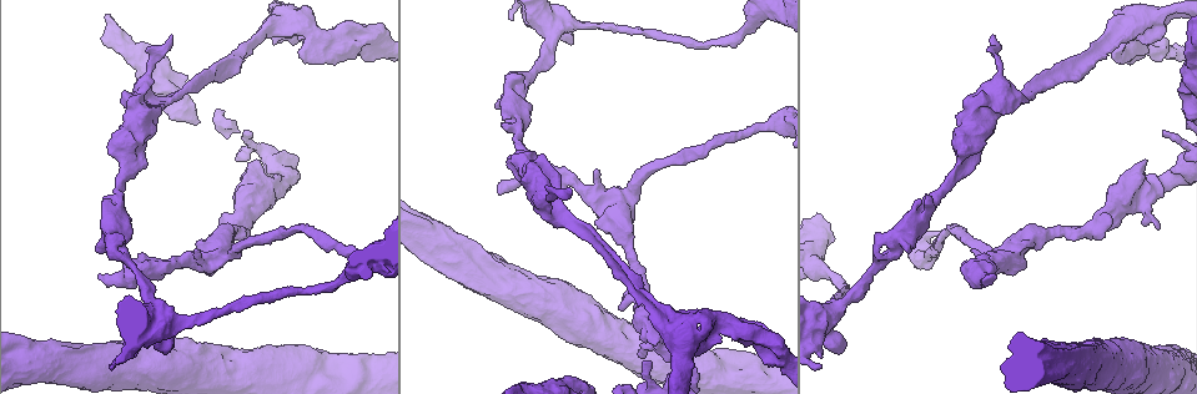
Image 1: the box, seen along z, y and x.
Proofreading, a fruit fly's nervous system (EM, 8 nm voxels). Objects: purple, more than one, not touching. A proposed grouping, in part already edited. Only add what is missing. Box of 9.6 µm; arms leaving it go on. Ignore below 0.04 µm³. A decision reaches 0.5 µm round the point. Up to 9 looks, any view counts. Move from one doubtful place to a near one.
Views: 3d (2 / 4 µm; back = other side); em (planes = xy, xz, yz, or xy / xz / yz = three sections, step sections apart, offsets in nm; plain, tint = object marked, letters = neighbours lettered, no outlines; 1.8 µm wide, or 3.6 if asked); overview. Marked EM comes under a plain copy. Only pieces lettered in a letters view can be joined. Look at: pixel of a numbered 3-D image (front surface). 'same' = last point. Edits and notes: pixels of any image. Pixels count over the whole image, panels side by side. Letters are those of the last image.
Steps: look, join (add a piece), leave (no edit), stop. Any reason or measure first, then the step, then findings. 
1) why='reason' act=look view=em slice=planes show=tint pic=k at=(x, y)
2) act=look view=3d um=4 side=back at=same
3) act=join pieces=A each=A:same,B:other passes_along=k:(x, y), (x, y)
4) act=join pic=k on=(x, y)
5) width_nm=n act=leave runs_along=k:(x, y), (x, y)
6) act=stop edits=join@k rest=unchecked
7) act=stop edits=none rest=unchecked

why='an open end' act=look view=em slice=yz step=16 show=letters pic=1 at=(992, 276)

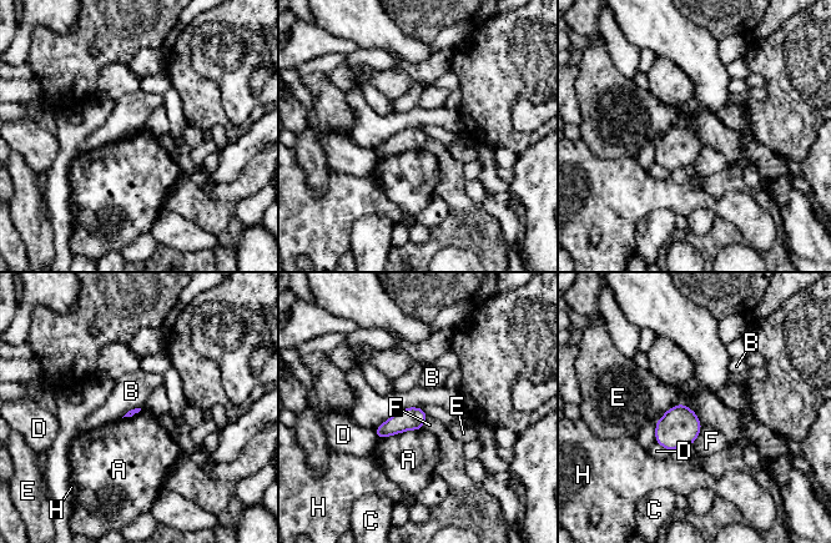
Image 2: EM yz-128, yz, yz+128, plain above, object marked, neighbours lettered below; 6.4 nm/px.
act=leave each=A:other,B:other,C:other,D:other,E:other,F:other,H:other border=2:(703, 427), (691, 445) found='none of them fits'

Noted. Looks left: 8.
why='three-way junction' act=look view=em slice=yz step=8 show=tint pic=1 at=(995, 105)

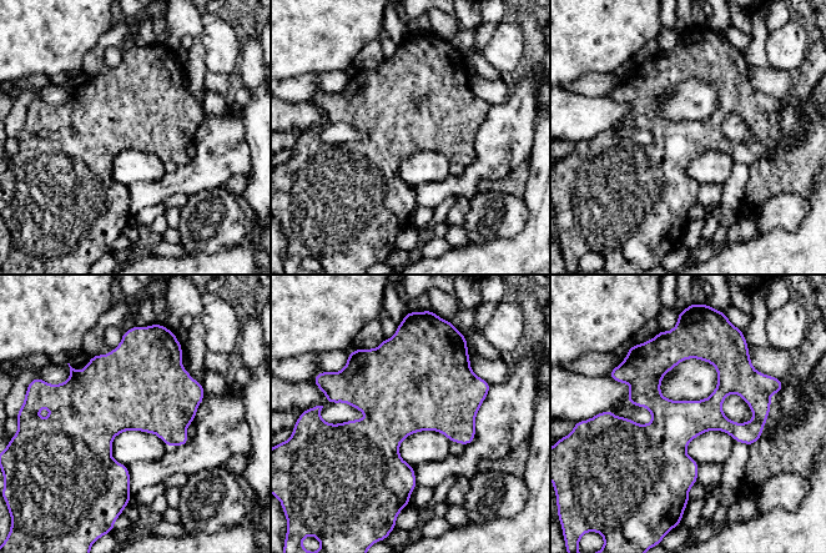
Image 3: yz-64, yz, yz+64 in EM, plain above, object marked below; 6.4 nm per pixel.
why='another direction' act=look view=em slice=planes show=tint at=same

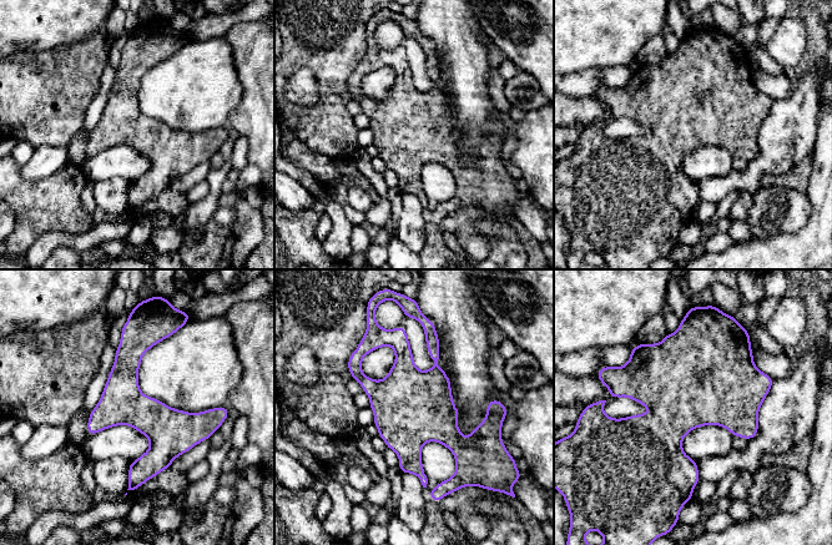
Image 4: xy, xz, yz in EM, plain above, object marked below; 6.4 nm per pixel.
act=look view=em slice=planes show=letters at=same

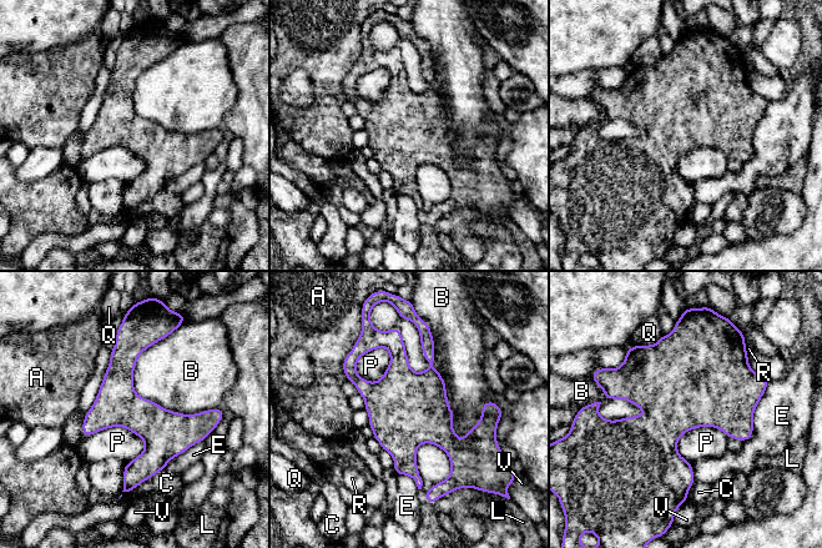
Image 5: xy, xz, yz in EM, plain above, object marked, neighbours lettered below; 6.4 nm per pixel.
act=leave each=A:other,B:other,C:other,E:other,L:other,P:other,Q:other,R:other,V:other runs_along=5:(124, 336), (124, 401), (151, 428), (131, 486) found='none of them fits'

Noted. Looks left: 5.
why='abrupt turn' act=look view=3d um=4 pic=1 at=(335, 41)

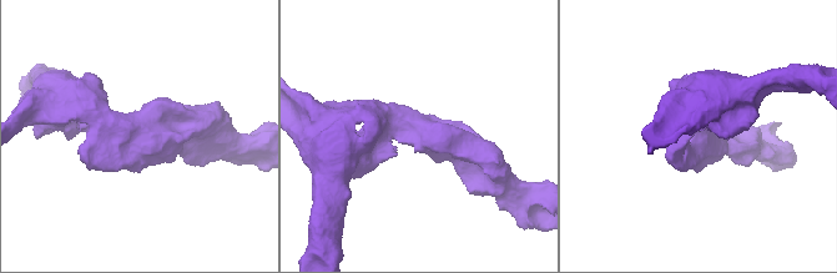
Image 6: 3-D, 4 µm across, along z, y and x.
why='need the tissue' act=look view=em um=3.6 slice=planes show=tint pic=6 at=(140, 135)

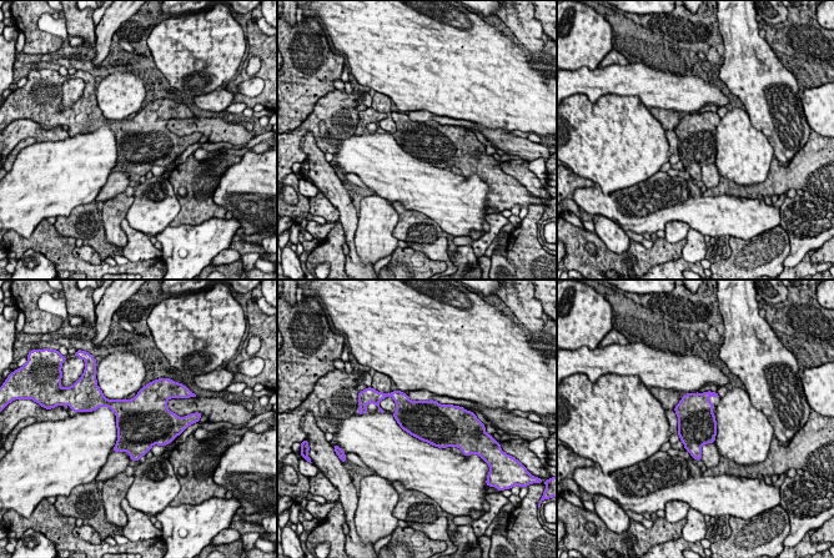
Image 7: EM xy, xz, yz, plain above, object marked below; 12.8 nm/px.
why='what lies round it' act=look view=em um=3.6 slice=planes show=letters at=same

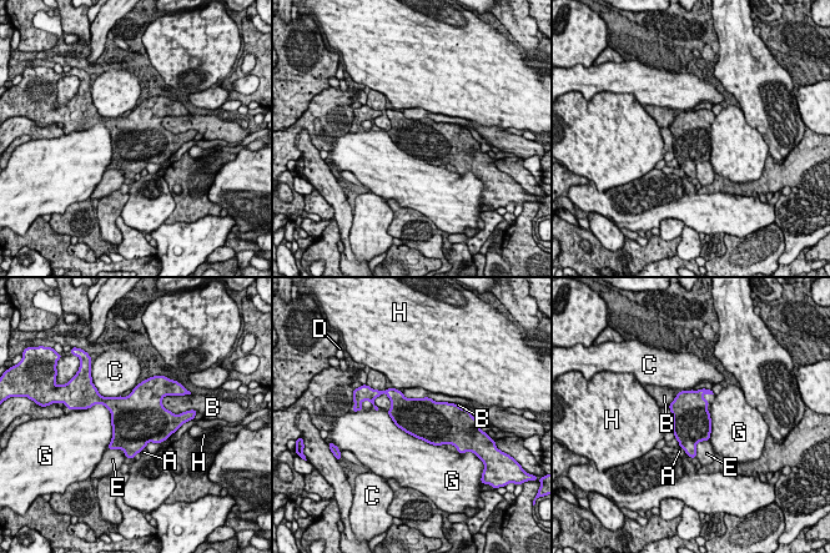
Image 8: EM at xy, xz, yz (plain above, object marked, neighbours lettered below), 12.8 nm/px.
act=leave each=A:other,B:other,C:other,D:other,E:other,G:other,H:other border=8:(386, 411), (406, 432), (441, 446) found='no lettered piece goes on from it'

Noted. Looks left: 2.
why='free end' act=look view=3d um=4 pic=1 at=(1181, 96)

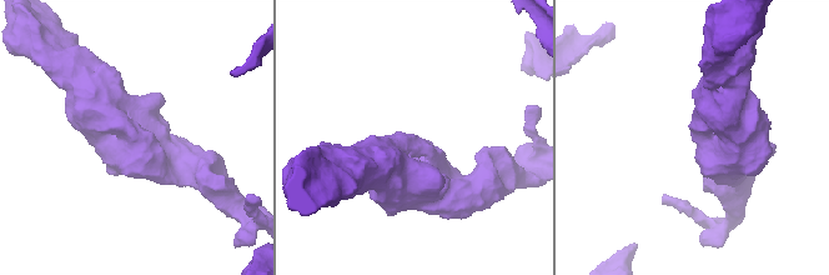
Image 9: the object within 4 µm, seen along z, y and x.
why='shape alone is not enough' act=look view=em slice=xz step=16 show=letters pic=9 at=(135, 137)

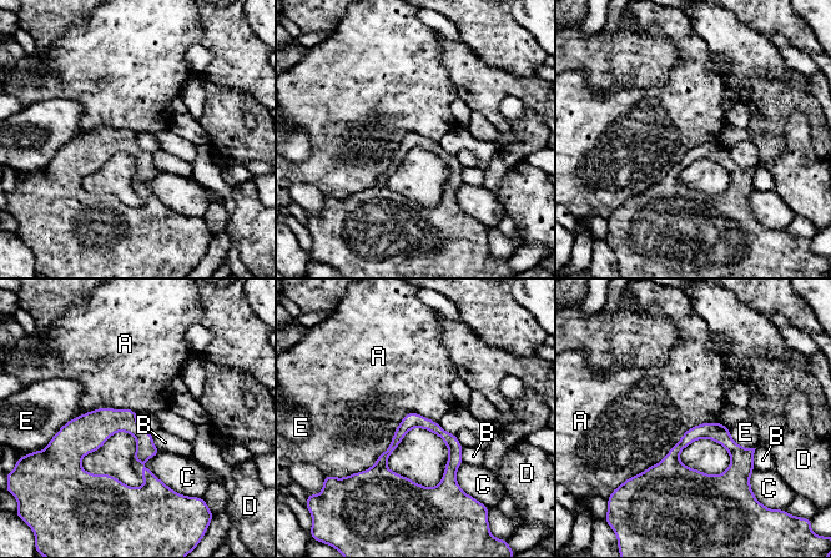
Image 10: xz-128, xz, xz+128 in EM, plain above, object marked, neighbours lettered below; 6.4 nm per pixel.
longest_contact=A:650nm act=leave each=A:other,B:other,C:other,D:other,E:other border=10:(718, 421), (691, 426), (633, 476) found='no lettered piece goes on from it'

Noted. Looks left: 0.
act=stop edits=none rest=unchecked

